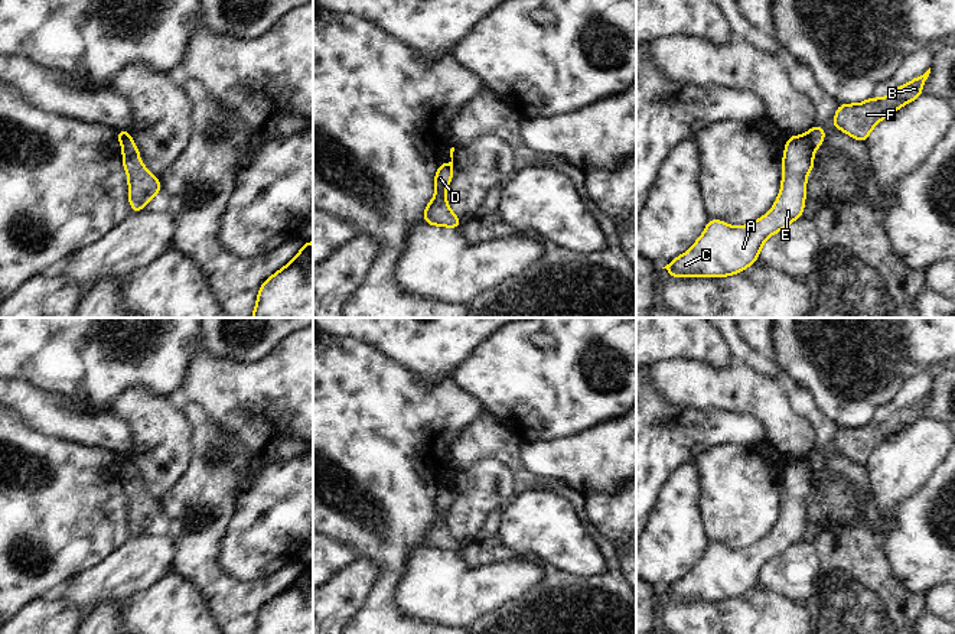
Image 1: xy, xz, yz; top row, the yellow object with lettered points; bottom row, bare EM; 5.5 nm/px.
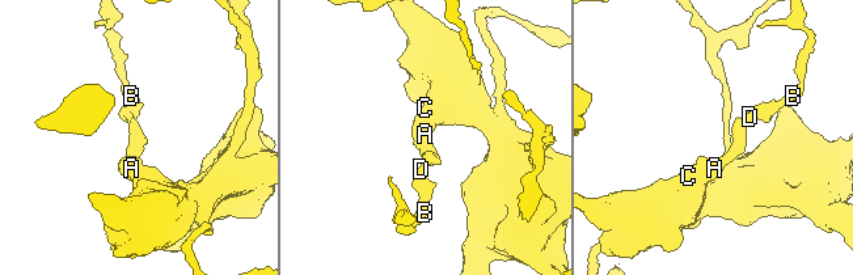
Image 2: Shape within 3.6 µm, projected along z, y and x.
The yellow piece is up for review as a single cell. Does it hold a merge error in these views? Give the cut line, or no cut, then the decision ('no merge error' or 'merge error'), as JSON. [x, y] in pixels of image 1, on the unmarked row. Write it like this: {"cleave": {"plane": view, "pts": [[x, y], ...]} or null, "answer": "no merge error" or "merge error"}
{"cleave": {"plane": "yz", "pts": [[807, 457], [814, 471]]}, "answer": "merge error"}

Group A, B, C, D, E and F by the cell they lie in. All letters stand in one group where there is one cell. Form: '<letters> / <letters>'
A C E / B D F

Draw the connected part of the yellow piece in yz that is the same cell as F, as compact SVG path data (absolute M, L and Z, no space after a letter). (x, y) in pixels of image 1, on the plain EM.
M930 391L923 399L893 413L893 416L884 422L873 420L860 427L840 427L832 449L866 466L873 451L886 439L922 419L922 409L929 397Z

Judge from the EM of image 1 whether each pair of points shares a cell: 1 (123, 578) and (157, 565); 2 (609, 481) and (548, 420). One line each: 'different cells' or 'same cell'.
1: same cell
2: different cells

